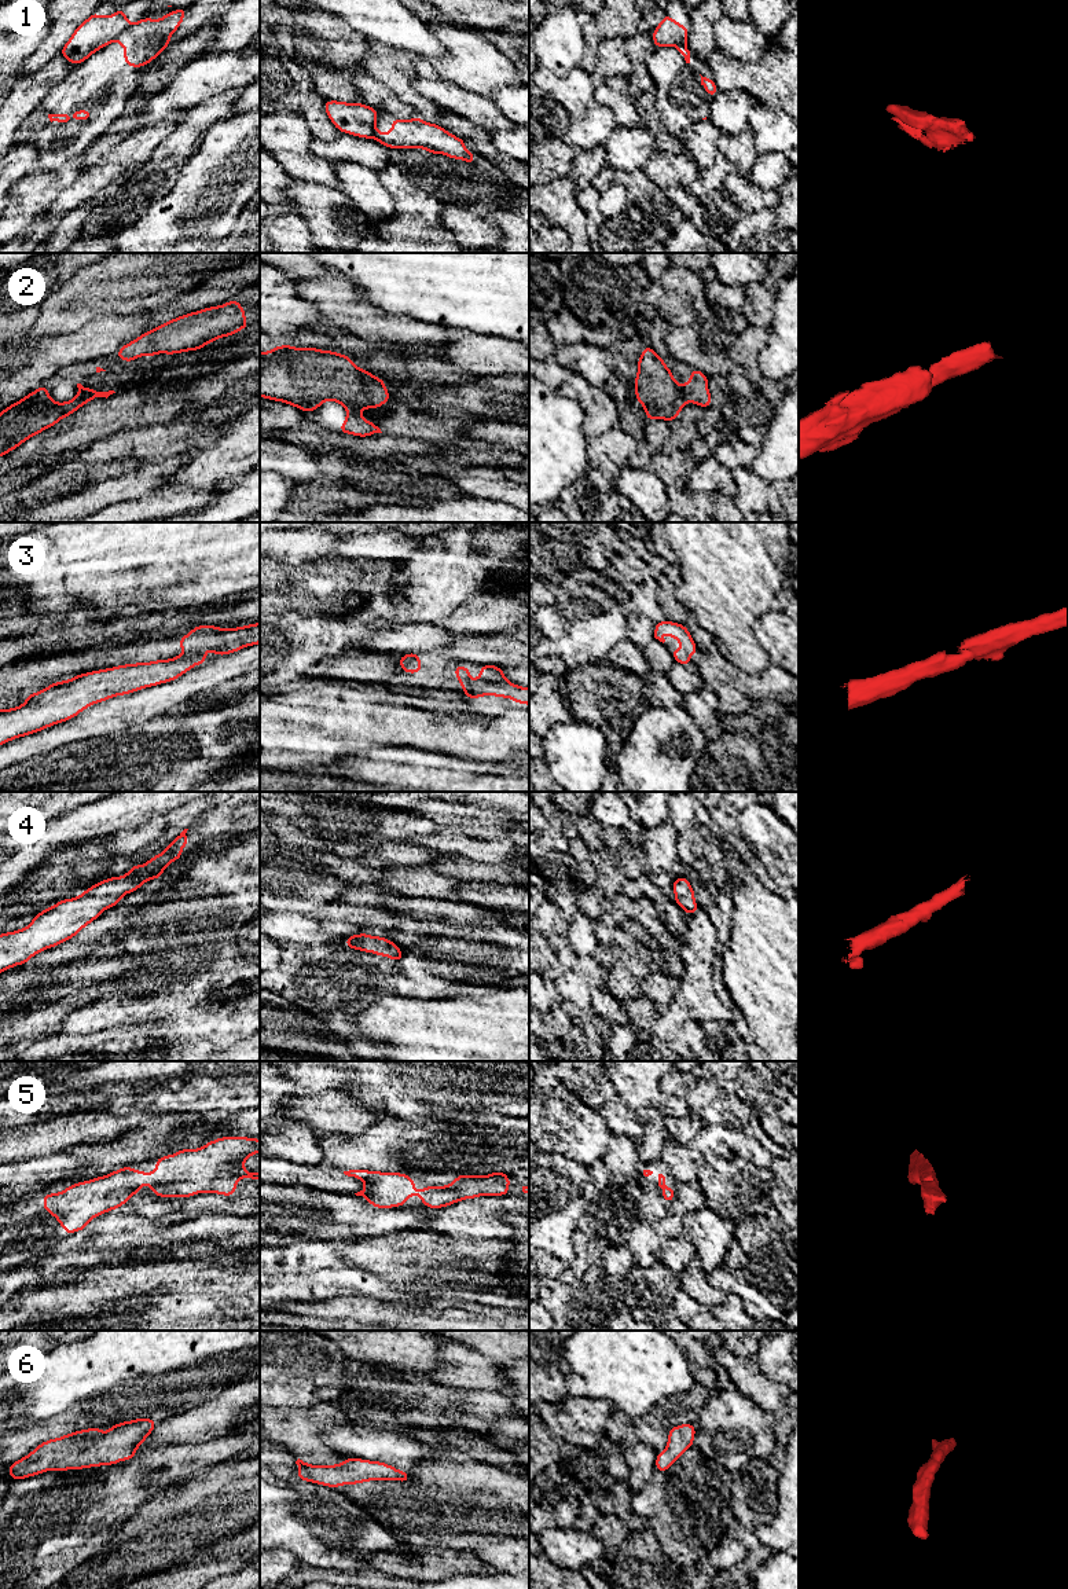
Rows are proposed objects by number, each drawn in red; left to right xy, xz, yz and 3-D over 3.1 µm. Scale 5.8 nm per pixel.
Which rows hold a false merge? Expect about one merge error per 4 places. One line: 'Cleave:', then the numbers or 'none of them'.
Cleave: 1

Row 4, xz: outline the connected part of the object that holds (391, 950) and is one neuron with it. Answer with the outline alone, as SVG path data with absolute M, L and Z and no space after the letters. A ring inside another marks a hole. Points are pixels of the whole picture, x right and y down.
M368 933L348 936L344 944L352 950L388 957L396 962L404 957L404 953L390 939L371 936Z

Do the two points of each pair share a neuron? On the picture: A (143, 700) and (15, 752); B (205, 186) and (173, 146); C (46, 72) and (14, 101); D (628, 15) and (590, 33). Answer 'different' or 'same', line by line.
A: same
B: different
C: same
D: same

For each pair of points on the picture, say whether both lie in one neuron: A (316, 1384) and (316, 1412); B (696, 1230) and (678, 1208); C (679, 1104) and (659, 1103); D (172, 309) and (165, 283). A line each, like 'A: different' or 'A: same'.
A: different
B: different
C: same
D: different

